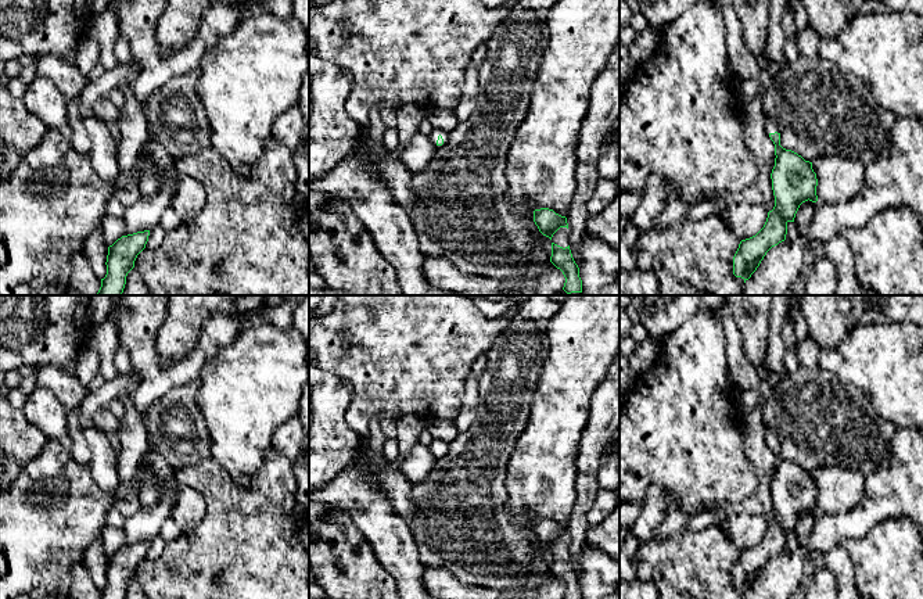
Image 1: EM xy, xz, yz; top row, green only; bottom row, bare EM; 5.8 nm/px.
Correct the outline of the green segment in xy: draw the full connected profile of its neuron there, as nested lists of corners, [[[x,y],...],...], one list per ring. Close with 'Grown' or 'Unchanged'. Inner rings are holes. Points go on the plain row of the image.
[[[150,541],[122,546],[108,557],[107,585],[100,599],[125,599],[126,587],[134,578],[137,566],[146,559]]]. Unchanged

